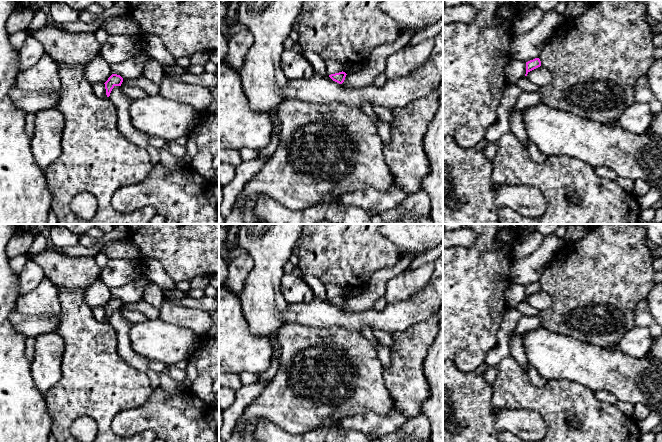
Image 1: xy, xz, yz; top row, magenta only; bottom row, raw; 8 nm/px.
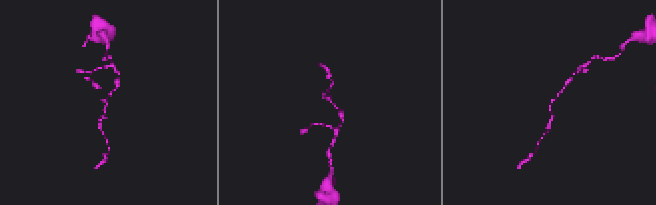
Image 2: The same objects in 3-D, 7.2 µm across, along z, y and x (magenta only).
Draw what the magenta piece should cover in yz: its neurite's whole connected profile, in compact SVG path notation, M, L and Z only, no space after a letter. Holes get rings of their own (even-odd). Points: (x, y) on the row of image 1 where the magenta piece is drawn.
M535 58L533 60L526 62L526 74L525 74L525 76L527 76L527 74L530 71L532 71L540 66L541 66L541 61L539 58Z

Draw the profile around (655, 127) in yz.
M662 111L653 116L648 130L662 139Z

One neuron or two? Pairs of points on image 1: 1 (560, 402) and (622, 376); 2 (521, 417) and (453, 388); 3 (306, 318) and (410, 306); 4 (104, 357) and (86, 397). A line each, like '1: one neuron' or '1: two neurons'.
1: two neurons
2: one neuron
3: one neuron
4: one neuron

